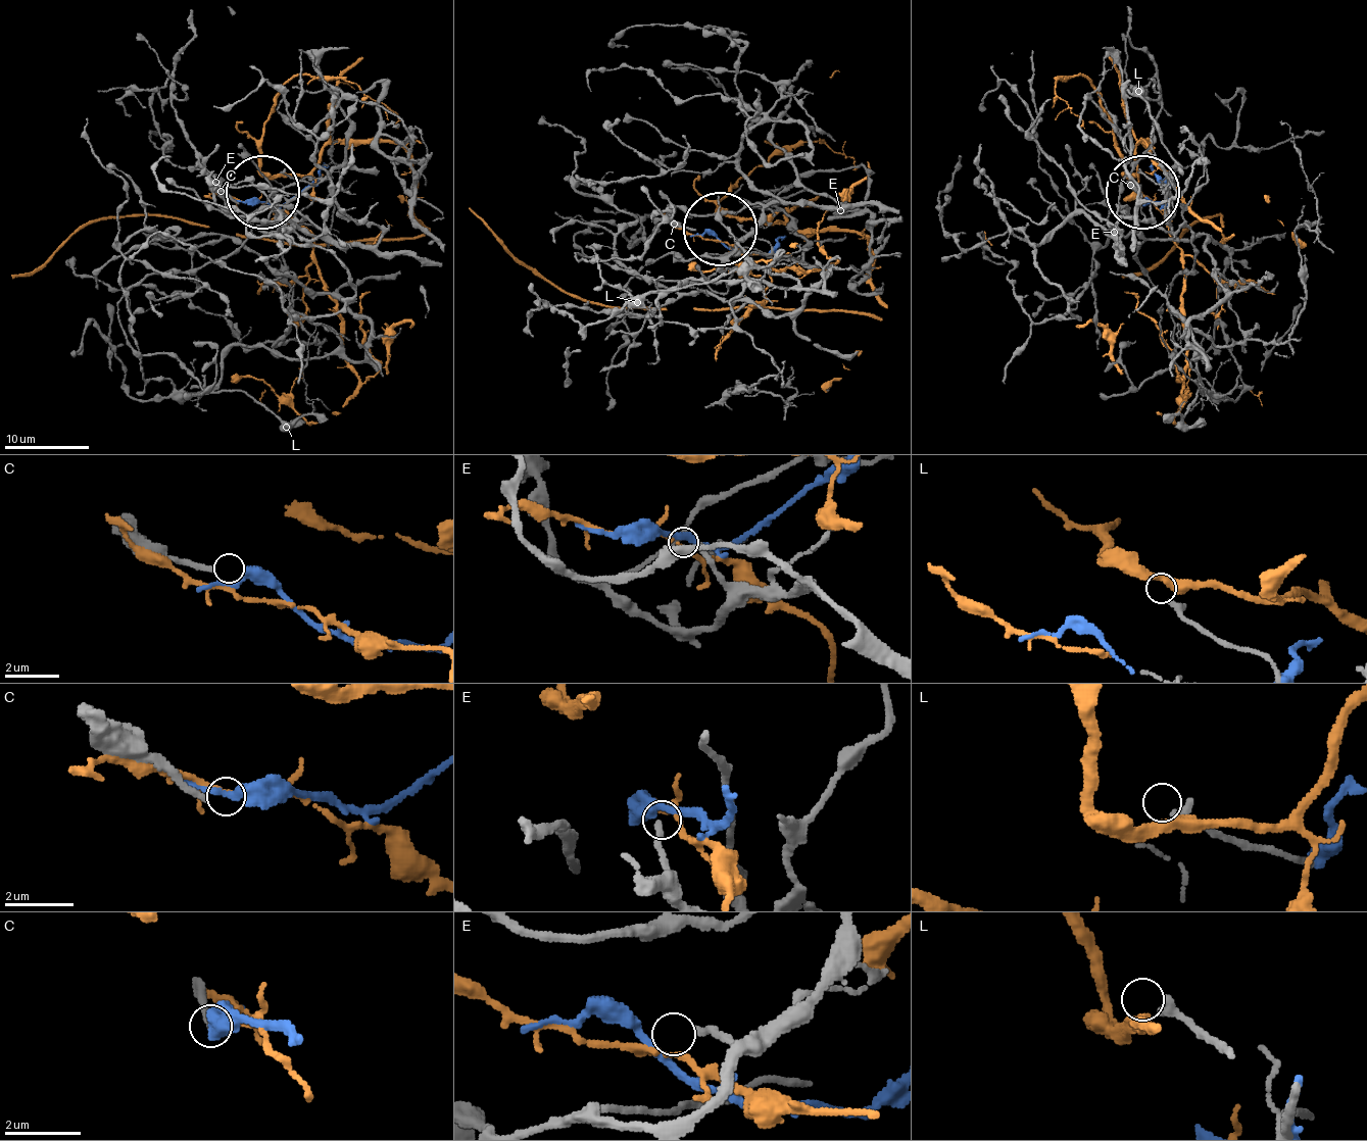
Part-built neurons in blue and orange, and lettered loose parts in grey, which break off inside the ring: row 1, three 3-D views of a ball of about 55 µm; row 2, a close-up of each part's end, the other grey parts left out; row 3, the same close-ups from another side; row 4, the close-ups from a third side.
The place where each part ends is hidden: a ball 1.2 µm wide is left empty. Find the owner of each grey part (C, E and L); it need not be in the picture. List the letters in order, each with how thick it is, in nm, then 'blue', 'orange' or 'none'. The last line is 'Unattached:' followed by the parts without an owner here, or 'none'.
C: calibre 180 nm; blue
E: calibre 180 nm; none
L: calibre 240 nm; none
Unattached: E, L

